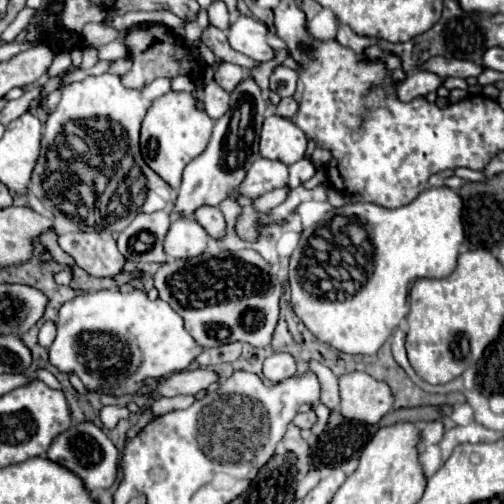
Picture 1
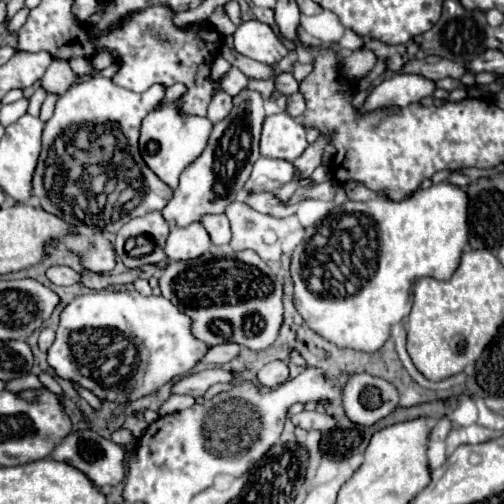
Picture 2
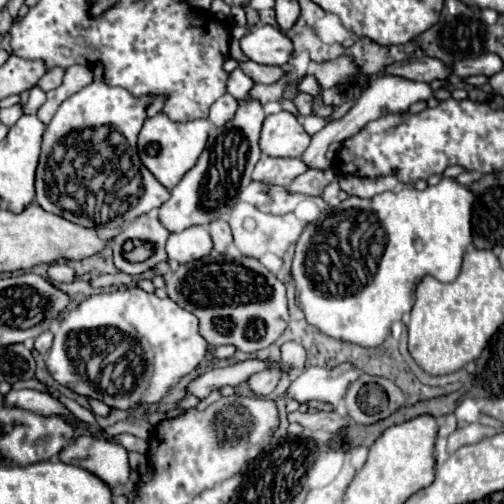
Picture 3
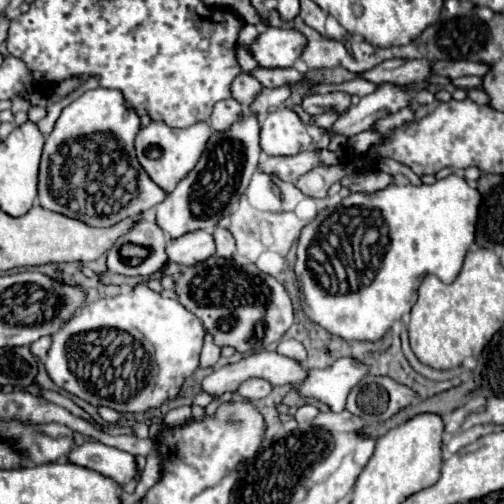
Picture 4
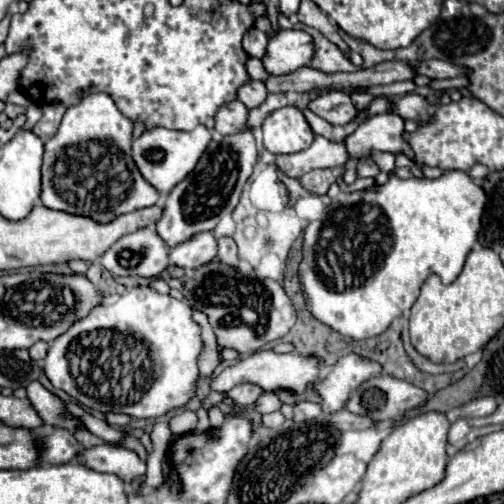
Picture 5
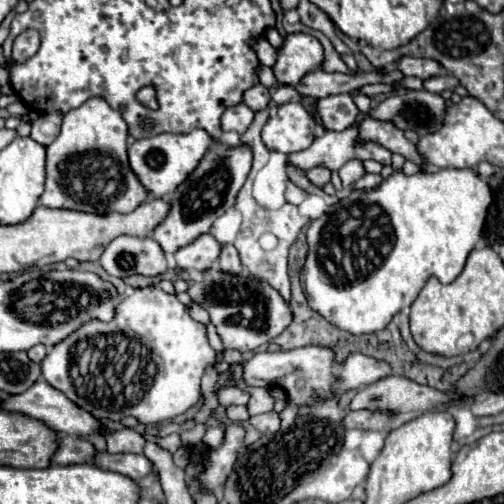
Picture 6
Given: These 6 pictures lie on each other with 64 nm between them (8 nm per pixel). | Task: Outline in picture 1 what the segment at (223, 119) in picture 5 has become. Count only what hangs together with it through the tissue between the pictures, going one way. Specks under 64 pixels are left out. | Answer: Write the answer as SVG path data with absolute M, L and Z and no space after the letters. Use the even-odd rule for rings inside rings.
M210 80L206 84L204 94L202 94L202 100L204 100L204 110L206 110L206 114L212 120L218 120L230 108L230 96L228 96L228 92L224 92L214 80Z

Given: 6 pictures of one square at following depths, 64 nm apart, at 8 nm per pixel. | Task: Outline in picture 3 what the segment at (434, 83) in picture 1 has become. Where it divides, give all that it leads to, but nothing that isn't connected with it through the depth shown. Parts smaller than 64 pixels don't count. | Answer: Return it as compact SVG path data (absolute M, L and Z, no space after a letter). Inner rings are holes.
M374 76L370 80L370 88L354 102L354 106L340 120L330 122L328 126L324 126L320 132L316 132L312 136L310 146L302 154L302 160L308 164L308 168L330 168L332 162L326 158L326 150L332 142L342 142L342 140L354 136L354 134L358 134L368 122L378 120L386 114L400 114L410 104L420 102L420 100L430 100L432 96L434 96L432 88L424 82L412 82L412 80L404 80L404 78L396 78L396 76Z

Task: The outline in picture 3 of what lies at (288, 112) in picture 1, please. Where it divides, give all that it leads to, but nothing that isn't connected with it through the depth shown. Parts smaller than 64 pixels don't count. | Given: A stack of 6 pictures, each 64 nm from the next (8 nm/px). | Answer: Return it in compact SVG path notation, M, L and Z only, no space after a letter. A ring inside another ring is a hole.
M300 92L300 94L294 98L294 104L298 106L298 110L300 110L302 116L310 116L310 114L312 114L312 106L314 106L314 98L312 98L310 94Z

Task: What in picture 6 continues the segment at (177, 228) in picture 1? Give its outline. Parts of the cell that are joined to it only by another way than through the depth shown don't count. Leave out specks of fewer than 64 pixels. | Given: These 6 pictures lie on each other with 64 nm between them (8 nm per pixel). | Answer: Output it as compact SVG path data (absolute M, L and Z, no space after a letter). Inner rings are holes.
M204 234L200 238L196 238L192 244L180 248L180 252L174 254L174 260L178 264L178 268L184 270L208 270L216 264L218 256L220 256L220 244L214 240L214 236Z

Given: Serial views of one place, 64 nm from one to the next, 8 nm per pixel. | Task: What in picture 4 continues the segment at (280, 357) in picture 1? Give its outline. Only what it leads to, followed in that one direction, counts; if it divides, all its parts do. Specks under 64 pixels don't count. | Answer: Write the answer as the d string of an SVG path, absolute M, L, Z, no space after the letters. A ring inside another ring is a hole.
M252 378L252 380L246 380L244 384L240 384L236 392L238 392L244 400L256 402L256 400L268 396L270 390L272 390L272 386L270 386L266 380L256 380L256 378Z

